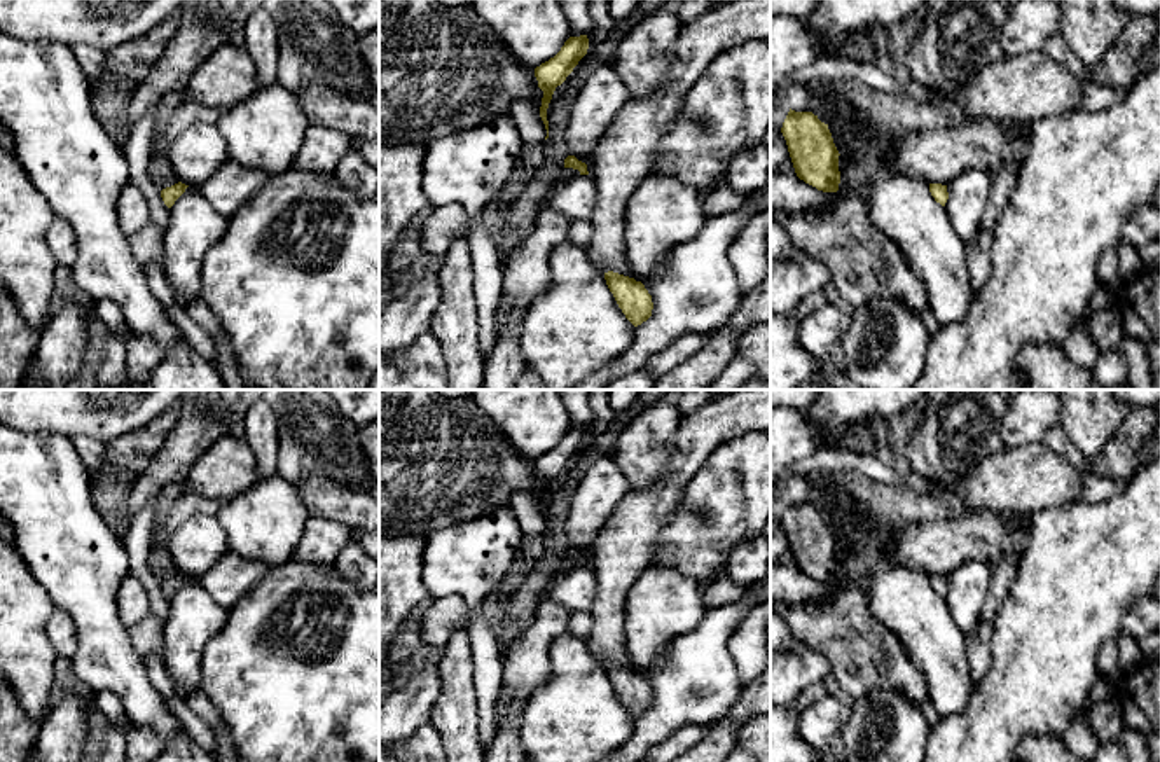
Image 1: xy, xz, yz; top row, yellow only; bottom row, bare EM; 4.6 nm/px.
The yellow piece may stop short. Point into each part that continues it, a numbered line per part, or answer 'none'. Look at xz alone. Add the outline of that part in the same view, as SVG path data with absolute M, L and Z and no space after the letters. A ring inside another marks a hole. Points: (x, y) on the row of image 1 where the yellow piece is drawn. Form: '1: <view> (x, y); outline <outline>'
none

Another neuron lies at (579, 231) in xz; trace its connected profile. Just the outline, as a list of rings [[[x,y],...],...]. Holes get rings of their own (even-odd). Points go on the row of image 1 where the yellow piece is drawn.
[[[570,220],[568,239],[587,248],[594,238],[594,225],[590,220]]]

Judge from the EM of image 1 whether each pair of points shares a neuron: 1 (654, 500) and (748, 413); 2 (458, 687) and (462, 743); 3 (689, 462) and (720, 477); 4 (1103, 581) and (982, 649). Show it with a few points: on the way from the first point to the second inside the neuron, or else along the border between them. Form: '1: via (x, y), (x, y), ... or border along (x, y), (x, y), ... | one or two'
1: via (678, 474), (687, 458), (722, 423) | one
2: via (458, 701), (458, 729) | one
3: border along (729, 439), (706, 458), (676, 502) | two
4: border along (1000, 605), (991, 638), (991, 665), (979, 685) | two

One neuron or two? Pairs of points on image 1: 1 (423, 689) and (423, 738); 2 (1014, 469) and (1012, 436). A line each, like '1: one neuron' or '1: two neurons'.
1: two neurons
2: two neurons

